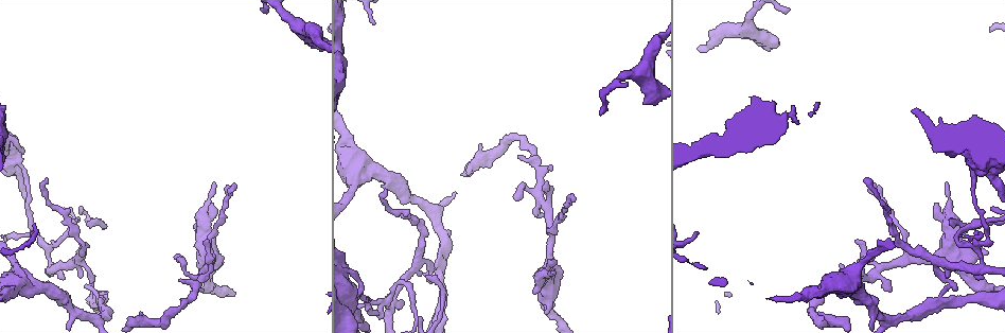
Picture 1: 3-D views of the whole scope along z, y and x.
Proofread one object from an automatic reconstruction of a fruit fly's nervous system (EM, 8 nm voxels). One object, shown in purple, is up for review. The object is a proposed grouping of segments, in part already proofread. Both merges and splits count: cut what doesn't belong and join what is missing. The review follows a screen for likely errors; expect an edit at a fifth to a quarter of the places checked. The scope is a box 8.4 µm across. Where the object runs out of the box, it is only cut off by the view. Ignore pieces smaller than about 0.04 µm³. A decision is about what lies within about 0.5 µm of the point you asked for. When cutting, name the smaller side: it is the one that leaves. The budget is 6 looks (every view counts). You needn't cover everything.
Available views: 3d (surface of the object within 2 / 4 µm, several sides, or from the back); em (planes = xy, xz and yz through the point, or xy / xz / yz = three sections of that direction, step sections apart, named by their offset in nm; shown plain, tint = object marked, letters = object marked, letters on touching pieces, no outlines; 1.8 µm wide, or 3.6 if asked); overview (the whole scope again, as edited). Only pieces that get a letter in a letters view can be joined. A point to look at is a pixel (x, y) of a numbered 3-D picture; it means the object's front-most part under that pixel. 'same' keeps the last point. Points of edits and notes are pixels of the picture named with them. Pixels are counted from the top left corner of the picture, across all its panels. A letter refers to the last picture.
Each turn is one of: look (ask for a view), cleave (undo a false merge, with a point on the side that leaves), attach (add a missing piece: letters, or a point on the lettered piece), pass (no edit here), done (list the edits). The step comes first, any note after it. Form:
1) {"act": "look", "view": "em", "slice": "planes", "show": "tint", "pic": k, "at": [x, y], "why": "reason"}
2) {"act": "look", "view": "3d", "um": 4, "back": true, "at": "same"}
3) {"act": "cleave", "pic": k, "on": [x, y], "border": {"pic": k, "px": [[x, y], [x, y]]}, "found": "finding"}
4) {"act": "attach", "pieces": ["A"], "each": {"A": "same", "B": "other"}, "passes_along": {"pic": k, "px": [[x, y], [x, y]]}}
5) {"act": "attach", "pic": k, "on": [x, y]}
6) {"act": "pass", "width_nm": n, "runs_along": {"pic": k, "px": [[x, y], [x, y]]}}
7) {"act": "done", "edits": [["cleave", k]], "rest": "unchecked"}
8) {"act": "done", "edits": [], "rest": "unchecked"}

{"act": "look", "view": "em", "slice": "planes", "show": "letters", "pic": 1, "at": [202, 289], "why": "branch stops here"}

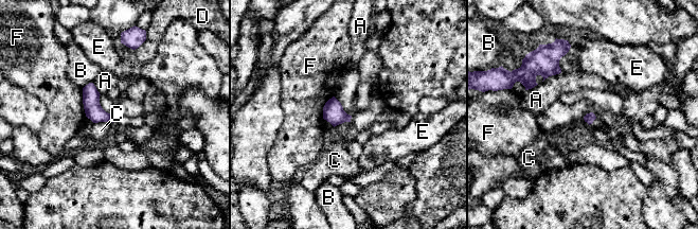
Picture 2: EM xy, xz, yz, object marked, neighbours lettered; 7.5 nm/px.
{"act": "pass", "longest_contact_nm": ["F", 220], "each": {"A": "other", "B": "other", "C": "other", "D": "other", "E": "other", "F": "other"}, "found": "none of them fits"}

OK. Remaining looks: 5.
{"act": "look", "view": "em", "slice": "xy", "step": 16, "show": "tint", "pic": 1, "at": [545, 311], "why": "branch stops here"}

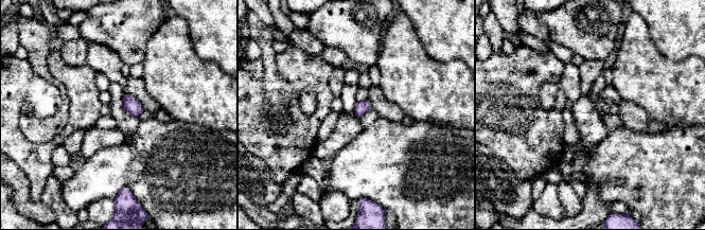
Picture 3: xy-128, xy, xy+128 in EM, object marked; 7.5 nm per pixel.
{"act": "look", "view": "em", "slice": "planes", "show": "letters", "at": "same"}

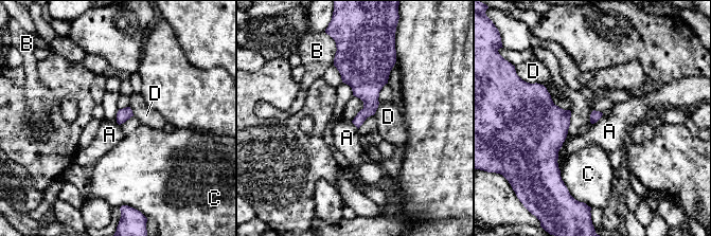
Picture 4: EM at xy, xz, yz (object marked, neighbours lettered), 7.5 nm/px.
{"act": "pass", "each": {"A": "other", "B": "other", "C": "other", "D": "other"}, "border": {"pic": 4, "px": [[603, 113], [592, 124]]}, "found": "no lettered piece goes on from it"}

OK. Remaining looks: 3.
{"act": "look", "view": "3d", "um": 4, "pic": 1, "at": [980, 247], "why": "sharp bend"}

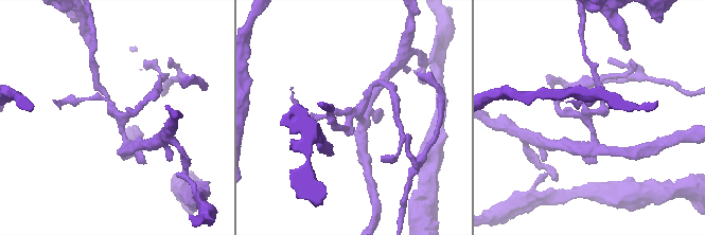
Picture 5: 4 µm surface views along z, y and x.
{"act": "look", "view": "em", "slice": "planes", "show": "letters", "pic": 5, "at": [355, 112]}

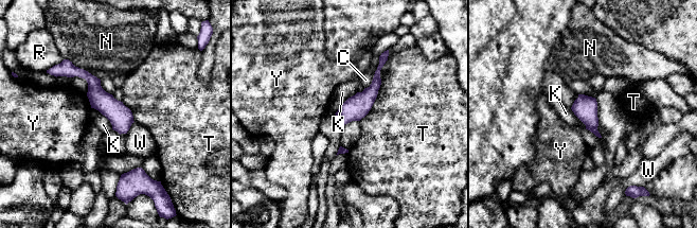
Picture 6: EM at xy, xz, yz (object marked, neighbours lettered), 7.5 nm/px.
{"act": "pass", "each": {"C": "other", "K": "other", "N": "other", "R": "other", "T": "other", "W": "other", "Y": "other"}, "runs_along": {"pic": 6, "px": [[64, 71], [85, 74], [124, 130]]}, "found": "one neuron here"}

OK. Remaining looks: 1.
{"act": "done", "edits": [], "rest": "unchecked"}

